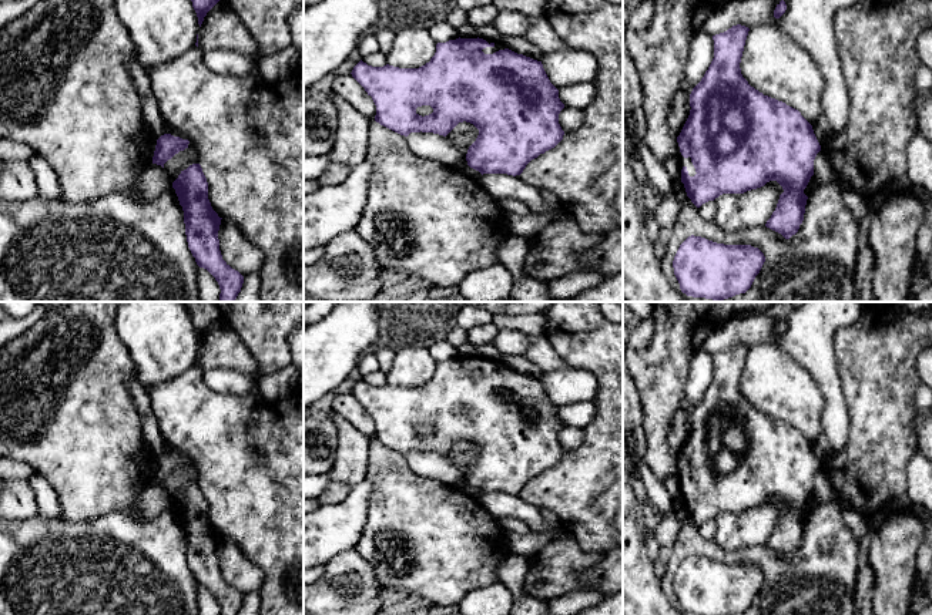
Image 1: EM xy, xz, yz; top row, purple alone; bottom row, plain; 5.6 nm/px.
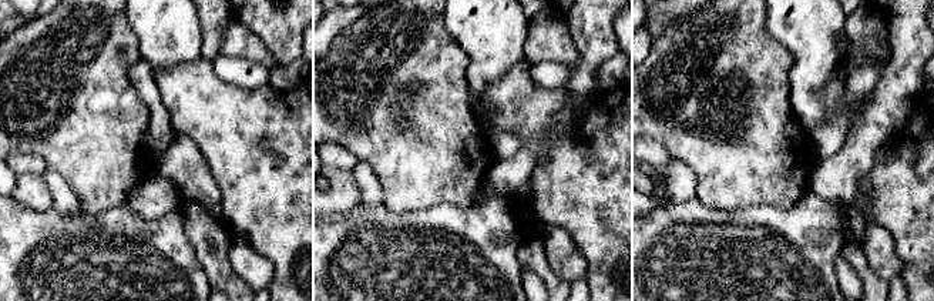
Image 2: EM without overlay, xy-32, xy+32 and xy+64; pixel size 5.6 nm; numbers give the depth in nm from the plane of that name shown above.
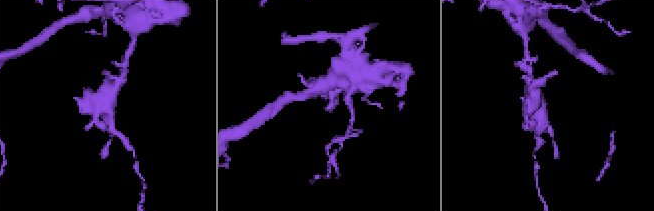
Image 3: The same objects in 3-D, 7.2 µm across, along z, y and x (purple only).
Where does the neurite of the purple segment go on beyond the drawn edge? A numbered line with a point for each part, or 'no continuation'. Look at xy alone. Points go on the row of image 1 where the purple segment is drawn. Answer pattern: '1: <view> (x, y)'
no continuation

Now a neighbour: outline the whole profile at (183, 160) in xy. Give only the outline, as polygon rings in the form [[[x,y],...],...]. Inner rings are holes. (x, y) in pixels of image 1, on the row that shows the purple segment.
[[[190,142],[184,151],[180,151],[164,164],[164,169],[170,175],[171,182],[174,182],[192,164],[200,164],[200,152],[197,145]]]

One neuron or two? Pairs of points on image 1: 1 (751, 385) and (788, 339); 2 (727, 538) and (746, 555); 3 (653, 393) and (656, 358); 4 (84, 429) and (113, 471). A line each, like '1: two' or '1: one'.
1: two
2: two
3: one
4: one

